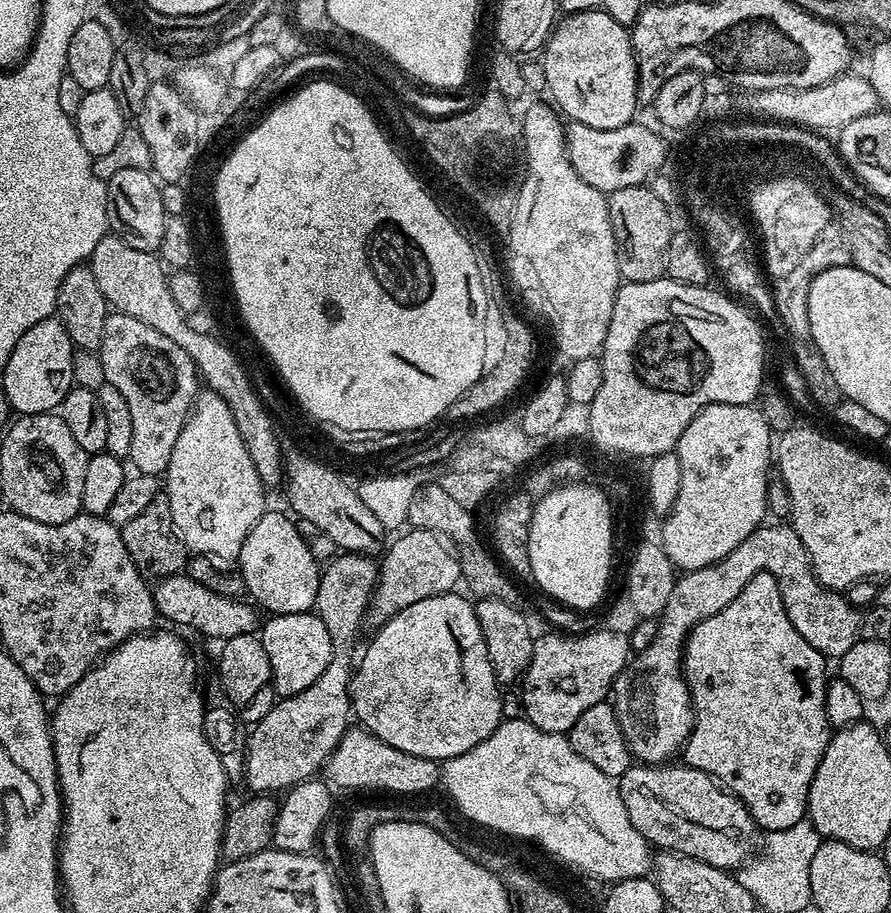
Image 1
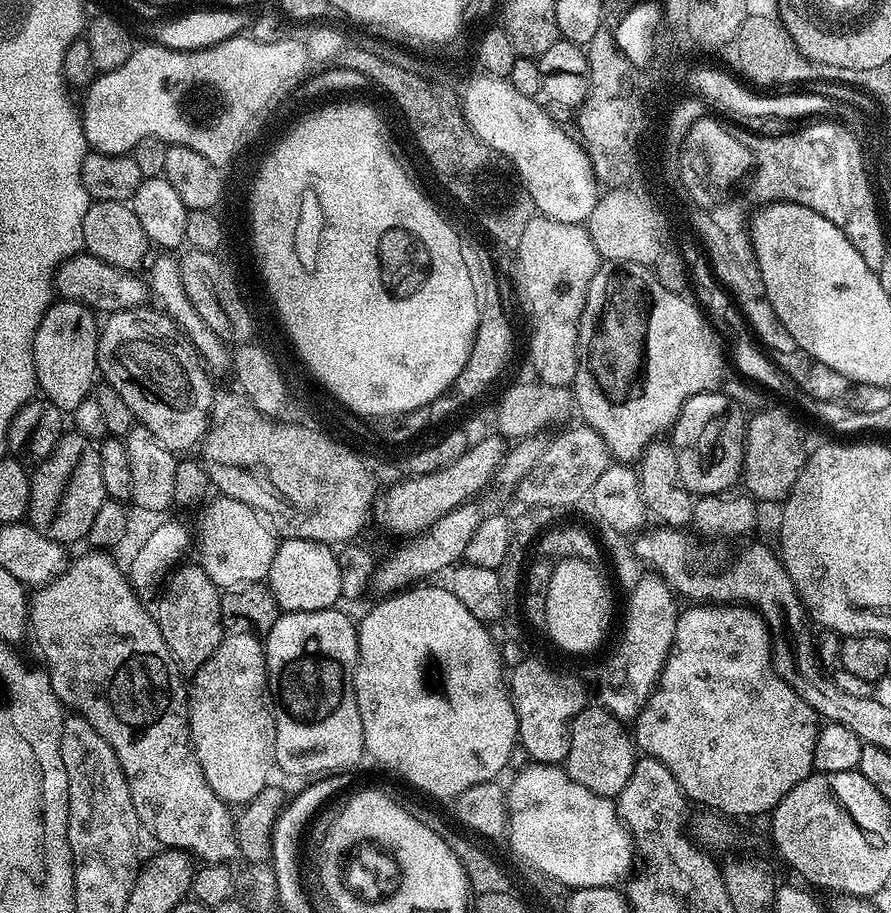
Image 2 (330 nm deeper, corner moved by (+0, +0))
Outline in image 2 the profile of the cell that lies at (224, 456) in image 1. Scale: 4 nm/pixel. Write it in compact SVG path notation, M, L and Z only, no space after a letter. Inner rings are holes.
M223 495L218 500L209 510L204 520L205 528L200 534L200 567L210 574L221 590L267 581L278 543L276 532L270 530L265 517L250 505Z

